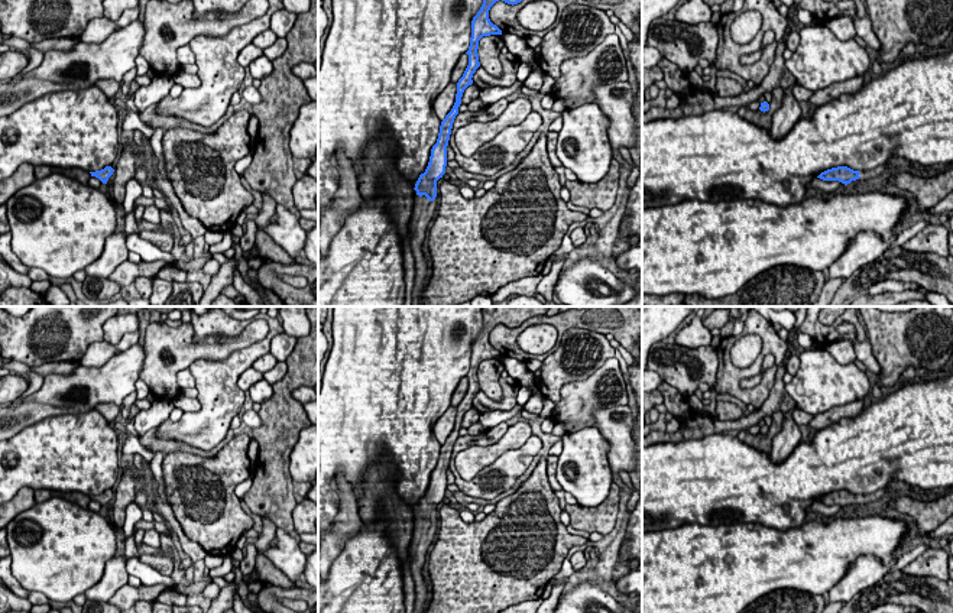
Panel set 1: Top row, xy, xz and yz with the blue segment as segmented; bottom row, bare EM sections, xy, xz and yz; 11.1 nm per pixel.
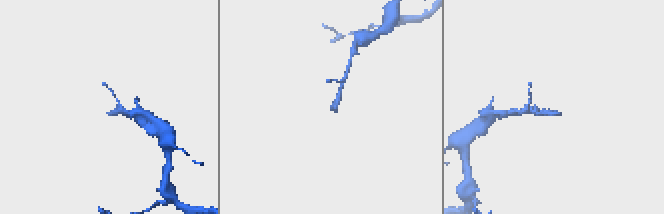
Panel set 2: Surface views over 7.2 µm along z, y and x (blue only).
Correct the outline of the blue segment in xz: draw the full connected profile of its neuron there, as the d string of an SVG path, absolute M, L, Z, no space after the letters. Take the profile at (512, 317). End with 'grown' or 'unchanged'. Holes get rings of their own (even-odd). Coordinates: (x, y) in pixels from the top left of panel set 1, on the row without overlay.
M483 306L483 328L471 344L470 370L466 376L469 379L469 389L457 406L456 426L451 435L441 445L438 463L431 473L428 490L425 496L419 499L414 512L415 528L409 546L409 554L412 557L411 574L415 583L414 613L425 613L428 606L422 567L427 564L427 551L437 532L437 505L445 497L447 470L453 447L458 438L463 416L473 408L473 398L480 390L477 377L479 364L483 360L502 359L502 354L490 346L489 334L499 324L512 330L518 328L532 317L545 315L548 308L550 306Z; grown

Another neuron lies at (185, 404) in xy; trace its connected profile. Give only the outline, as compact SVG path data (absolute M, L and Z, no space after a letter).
M182 393L174 399L174 405L182 412L198 412L201 409L201 403L197 398L187 398Z

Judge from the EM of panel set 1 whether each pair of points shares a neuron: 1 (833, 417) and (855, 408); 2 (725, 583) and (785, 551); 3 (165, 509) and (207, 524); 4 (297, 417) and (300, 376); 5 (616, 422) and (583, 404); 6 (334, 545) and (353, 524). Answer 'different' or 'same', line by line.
1: same
2: same
3: different
4: same
5: different
6: same

